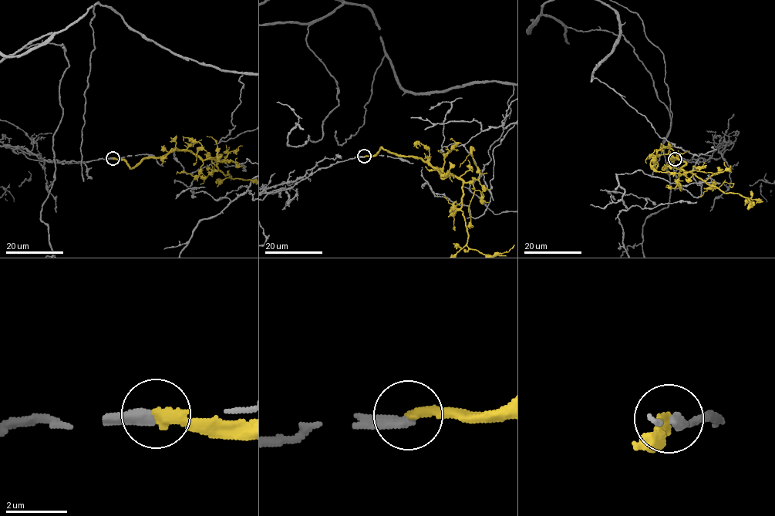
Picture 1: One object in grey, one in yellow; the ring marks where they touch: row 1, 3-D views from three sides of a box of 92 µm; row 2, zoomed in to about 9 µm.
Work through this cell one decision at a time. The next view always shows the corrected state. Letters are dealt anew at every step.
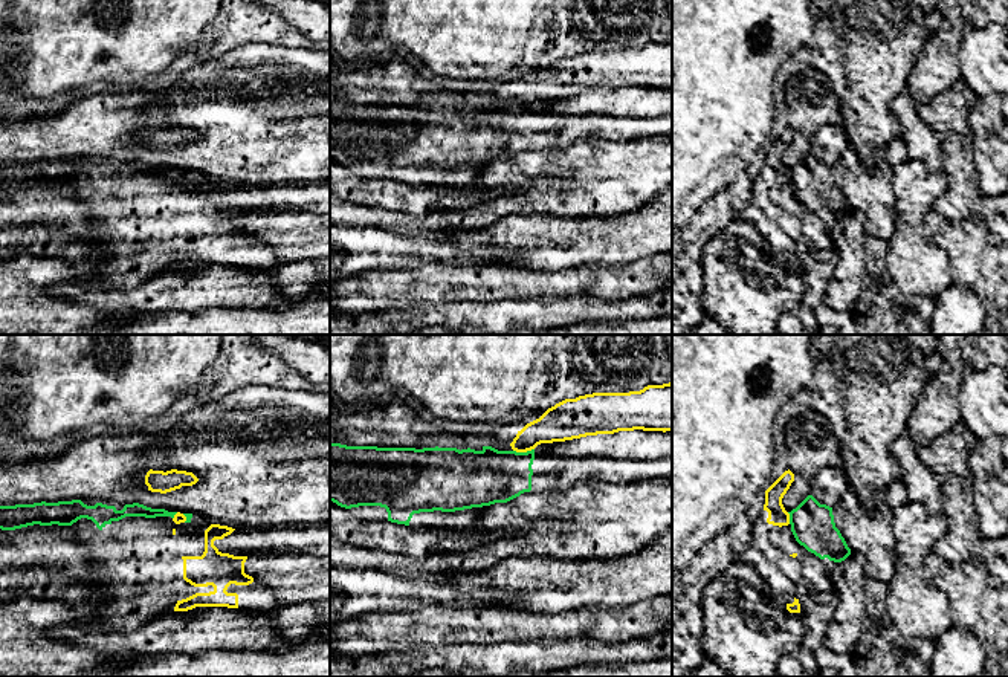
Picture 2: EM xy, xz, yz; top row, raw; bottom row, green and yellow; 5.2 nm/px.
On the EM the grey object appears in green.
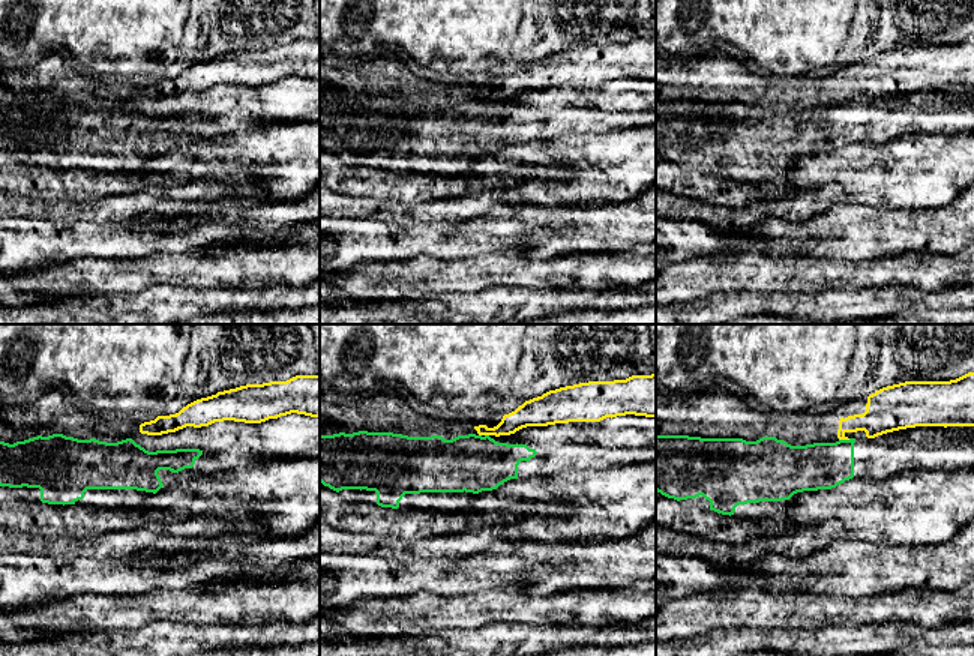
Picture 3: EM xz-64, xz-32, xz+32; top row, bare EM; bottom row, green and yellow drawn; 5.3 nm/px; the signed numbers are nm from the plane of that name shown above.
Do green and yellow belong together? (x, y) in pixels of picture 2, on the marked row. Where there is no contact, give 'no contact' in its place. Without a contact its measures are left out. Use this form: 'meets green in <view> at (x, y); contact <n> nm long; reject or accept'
meets green in xz at (523, 453); contact 110 nm long; reject

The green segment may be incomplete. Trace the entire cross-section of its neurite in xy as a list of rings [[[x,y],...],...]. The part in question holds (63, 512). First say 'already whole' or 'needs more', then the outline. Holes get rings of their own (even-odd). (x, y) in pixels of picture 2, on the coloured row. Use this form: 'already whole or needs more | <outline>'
already whole | [[[81,500],[58,501],[58,503],[34,503],[34,504],[15,504],[0,506],[0,529],[15,530],[34,524],[40,526],[72,526],[81,518],[92,520],[99,530],[113,521],[119,521],[125,517],[171,517],[177,512],[168,512],[165,509],[151,509],[139,503],[125,504],[122,510],[115,506],[96,503],[87,506]]]

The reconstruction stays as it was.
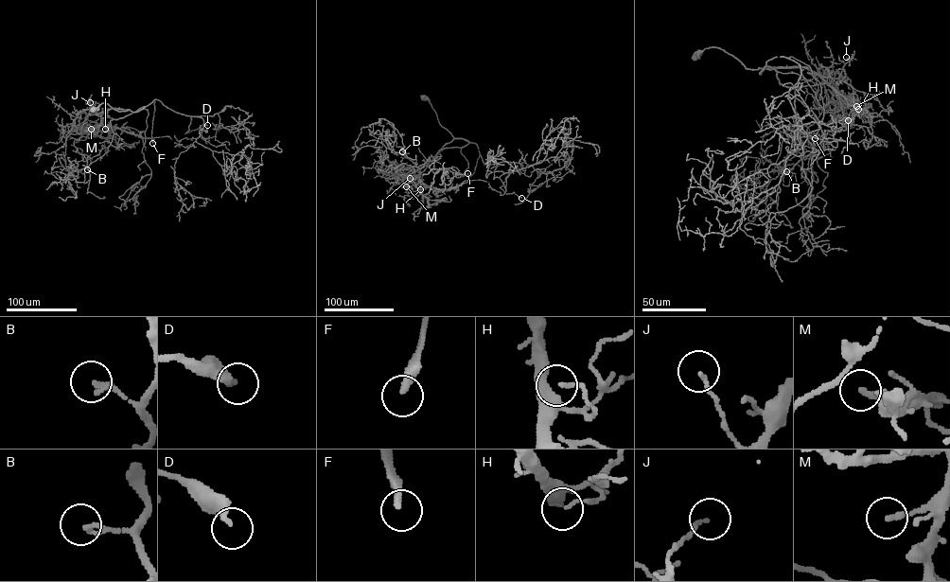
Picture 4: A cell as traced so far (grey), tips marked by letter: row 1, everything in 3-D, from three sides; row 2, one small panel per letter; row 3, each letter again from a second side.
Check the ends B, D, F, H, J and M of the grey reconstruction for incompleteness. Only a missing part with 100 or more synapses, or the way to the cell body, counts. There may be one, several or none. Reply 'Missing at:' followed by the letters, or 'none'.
Missing at: F

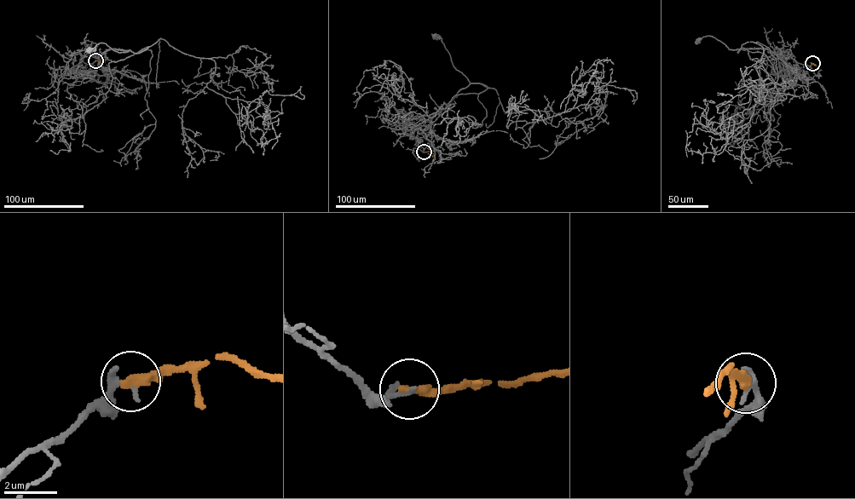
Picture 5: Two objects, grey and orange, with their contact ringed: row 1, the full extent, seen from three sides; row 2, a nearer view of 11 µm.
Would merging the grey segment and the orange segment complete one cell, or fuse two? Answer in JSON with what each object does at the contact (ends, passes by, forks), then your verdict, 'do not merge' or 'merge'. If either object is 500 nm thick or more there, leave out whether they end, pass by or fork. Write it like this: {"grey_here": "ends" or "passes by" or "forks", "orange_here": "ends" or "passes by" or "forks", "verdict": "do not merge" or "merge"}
{"grey_here": "ends", "orange_here": "ends", "verdict": "do not merge"}

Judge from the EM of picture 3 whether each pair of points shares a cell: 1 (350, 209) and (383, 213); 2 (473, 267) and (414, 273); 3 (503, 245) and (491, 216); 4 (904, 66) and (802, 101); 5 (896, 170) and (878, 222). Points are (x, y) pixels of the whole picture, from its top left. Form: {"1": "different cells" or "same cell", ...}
{"1": "same cell", "2": "same cell", "3": "different cells", "4": "same cell", "5": "different cells"}

